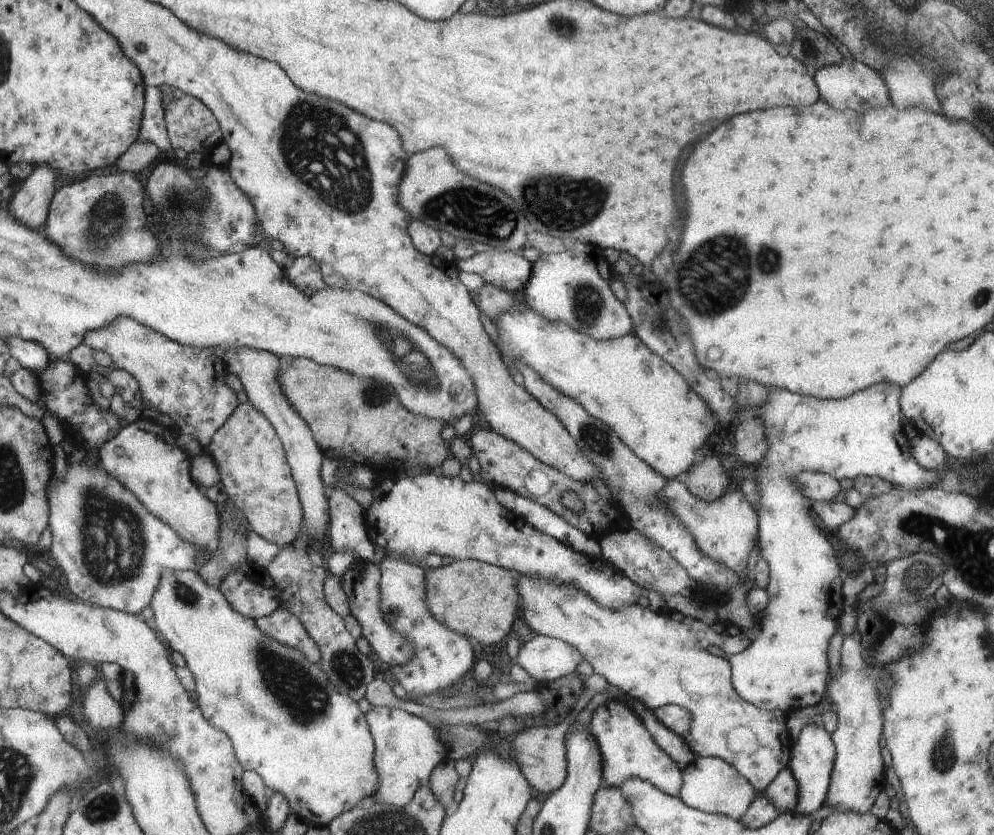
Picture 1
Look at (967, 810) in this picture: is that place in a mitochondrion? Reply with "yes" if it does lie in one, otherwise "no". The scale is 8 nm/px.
no

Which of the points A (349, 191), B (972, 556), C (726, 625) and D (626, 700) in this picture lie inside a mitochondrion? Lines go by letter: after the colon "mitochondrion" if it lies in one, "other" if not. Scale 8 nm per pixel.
A: mitochondrion
B: mitochondrion
C: other
D: other

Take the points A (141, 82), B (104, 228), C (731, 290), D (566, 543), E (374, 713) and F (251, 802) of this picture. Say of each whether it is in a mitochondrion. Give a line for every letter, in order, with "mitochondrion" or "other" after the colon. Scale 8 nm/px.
A: other
B: mitochondrion
C: mitochondrion
D: other
E: other
F: other

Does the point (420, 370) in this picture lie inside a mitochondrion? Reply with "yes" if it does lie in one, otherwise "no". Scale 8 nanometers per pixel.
yes

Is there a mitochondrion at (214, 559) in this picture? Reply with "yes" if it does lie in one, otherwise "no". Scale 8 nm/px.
no

